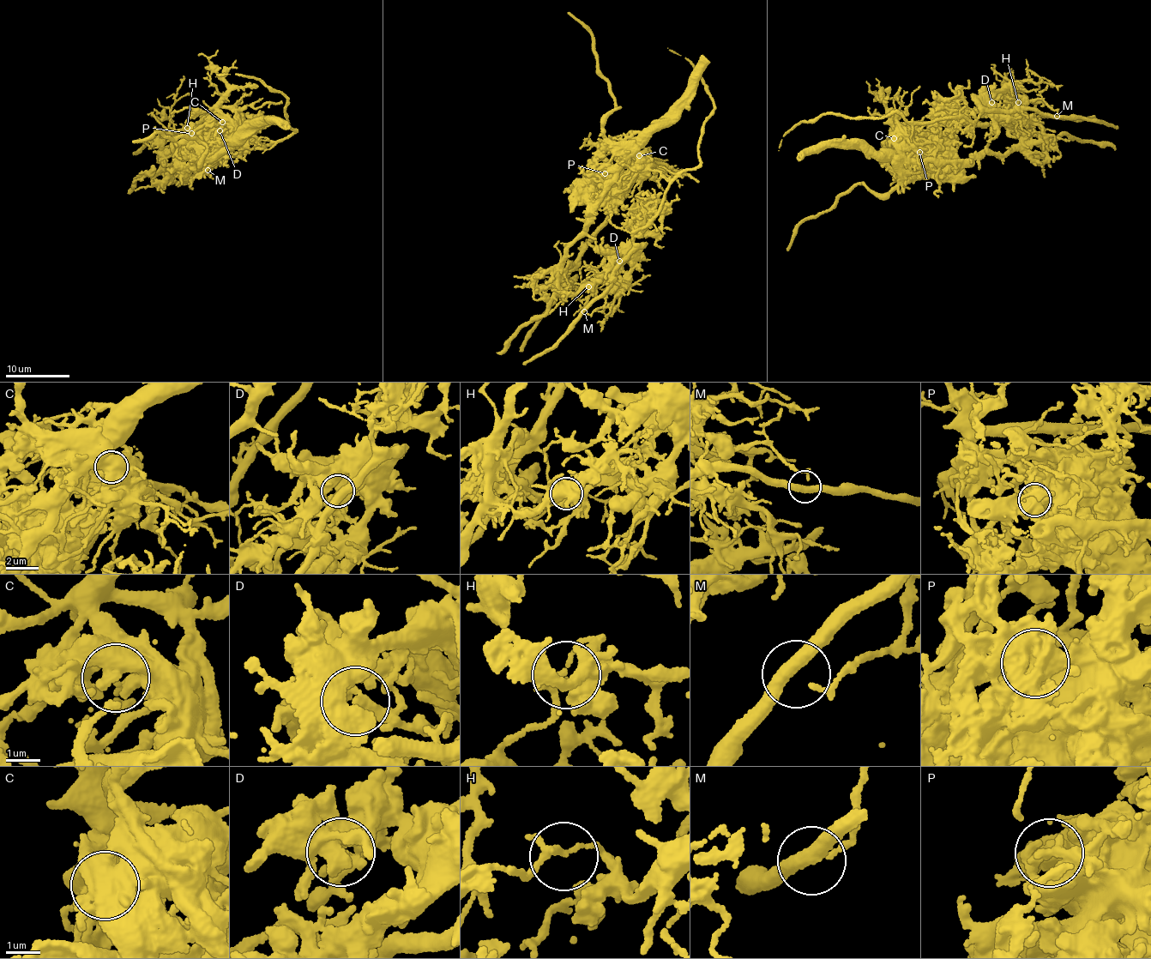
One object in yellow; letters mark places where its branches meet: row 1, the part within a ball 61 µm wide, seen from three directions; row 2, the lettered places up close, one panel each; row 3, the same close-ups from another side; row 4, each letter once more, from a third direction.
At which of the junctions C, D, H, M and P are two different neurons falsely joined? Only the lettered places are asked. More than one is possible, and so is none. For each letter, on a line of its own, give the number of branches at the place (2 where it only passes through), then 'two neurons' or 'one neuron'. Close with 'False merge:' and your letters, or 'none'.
C: 2 branches meet; two neurons
D: 2 branches meet; one neuron
H: 3 branches meet; two neurons
M: 3 branches meet; one neuron
P: 2 branches meet; two neurons
False merge: C, H, P

